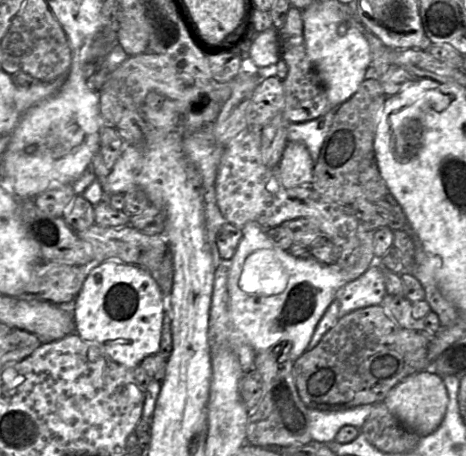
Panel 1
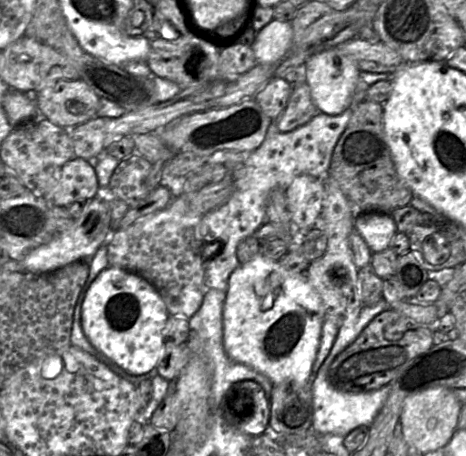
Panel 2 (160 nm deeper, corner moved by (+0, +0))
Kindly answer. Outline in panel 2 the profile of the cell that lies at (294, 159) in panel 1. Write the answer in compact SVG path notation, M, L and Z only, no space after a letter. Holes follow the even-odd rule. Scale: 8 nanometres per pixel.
M302 174L286 189L286 204L292 222L307 232L315 227L324 199L323 178Z

